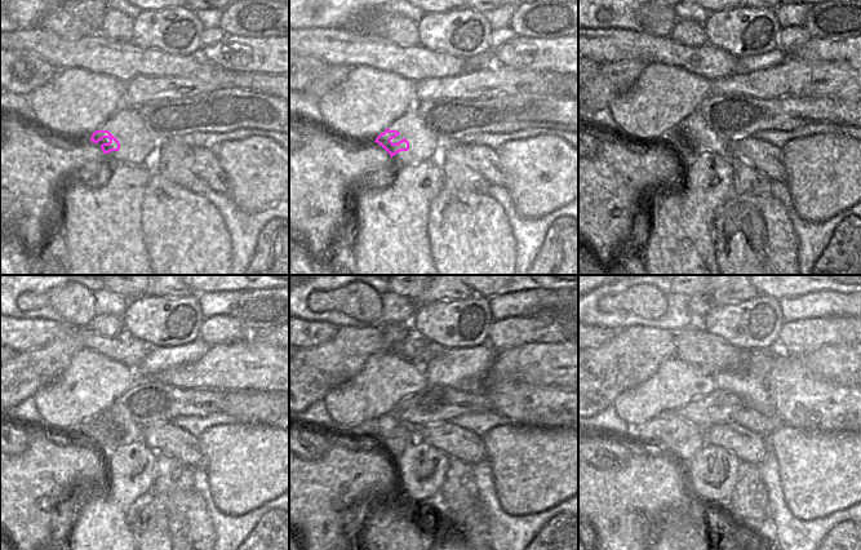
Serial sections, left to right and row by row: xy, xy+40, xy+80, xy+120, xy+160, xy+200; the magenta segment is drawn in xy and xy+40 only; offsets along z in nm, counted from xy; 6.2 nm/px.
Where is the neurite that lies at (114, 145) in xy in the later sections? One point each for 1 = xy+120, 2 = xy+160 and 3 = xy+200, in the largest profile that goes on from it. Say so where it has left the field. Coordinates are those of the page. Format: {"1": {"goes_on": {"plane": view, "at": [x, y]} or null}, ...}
{"1": {"goes_on": {"plane": "xy+120", "at": [105, 435]}}, "2": {"goes_on": {"plane": "xy+160", "at": [389, 435]}}, "3": {"goes_on": {"plane": "xy+200", "at": [680, 440]}}}

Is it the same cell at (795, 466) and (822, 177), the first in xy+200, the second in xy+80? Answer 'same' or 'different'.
same

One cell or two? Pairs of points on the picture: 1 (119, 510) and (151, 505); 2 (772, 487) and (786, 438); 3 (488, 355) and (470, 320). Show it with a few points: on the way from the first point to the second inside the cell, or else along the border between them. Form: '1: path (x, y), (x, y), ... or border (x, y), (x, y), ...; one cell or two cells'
1: border (150, 493), (141, 501), (132, 517), (134, 536); two cells
2: border (768, 449), (777, 462), (777, 474), (784, 497); two cells
3: border (488, 338), (476, 346), (460, 346), (453, 350); two cells

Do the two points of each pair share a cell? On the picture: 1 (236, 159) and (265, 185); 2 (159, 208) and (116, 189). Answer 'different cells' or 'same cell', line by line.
1: same cell
2: different cells

